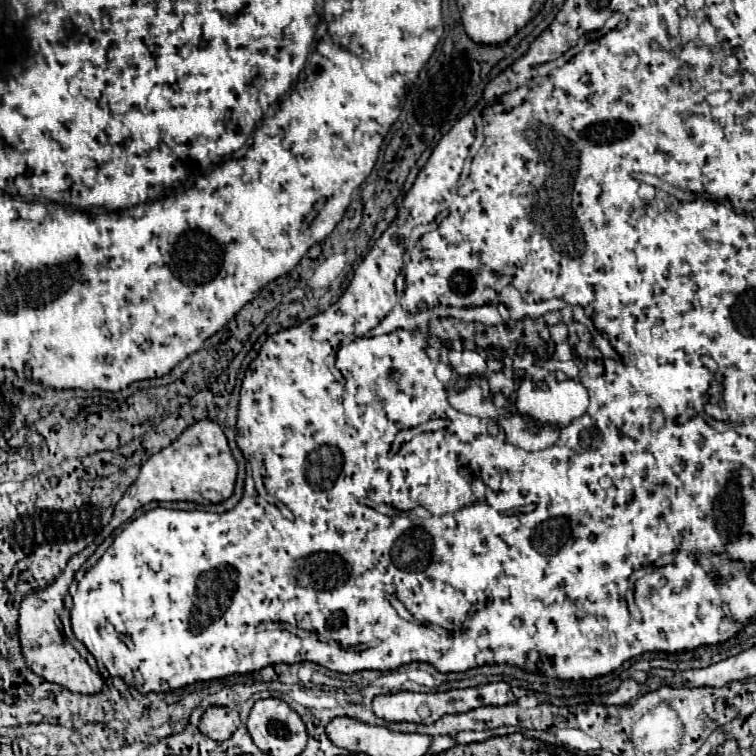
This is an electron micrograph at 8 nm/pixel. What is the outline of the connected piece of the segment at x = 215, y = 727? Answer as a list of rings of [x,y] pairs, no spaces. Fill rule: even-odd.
[[[209,707],[205,711],[205,715],[201,717],[199,731],[203,735],[207,735],[209,739],[213,739],[213,741],[225,741],[235,733],[235,729],[239,725],[241,725],[241,721],[239,721],[237,709]]]

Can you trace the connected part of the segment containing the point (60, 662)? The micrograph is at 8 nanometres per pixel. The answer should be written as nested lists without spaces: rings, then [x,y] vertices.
[[[45,591],[27,595],[21,603],[19,611],[19,637],[21,637],[21,647],[23,655],[27,659],[27,665],[33,669],[33,673],[41,675],[43,679],[63,685],[65,689],[73,693],[83,693],[83,695],[95,695],[103,687],[103,679],[99,673],[95,673],[87,661],[67,643],[67,639],[61,635],[57,627],[57,613],[51,601],[47,601]]]

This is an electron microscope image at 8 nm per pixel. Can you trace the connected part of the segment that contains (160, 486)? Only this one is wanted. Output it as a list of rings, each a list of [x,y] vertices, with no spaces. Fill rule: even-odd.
[[[203,419],[187,427],[169,447],[151,455],[139,471],[135,483],[125,491],[117,507],[143,507],[151,501],[193,501],[199,505],[219,503],[233,495],[237,463],[227,445],[227,437],[215,421]],[[215,491],[221,497],[203,497]]]

